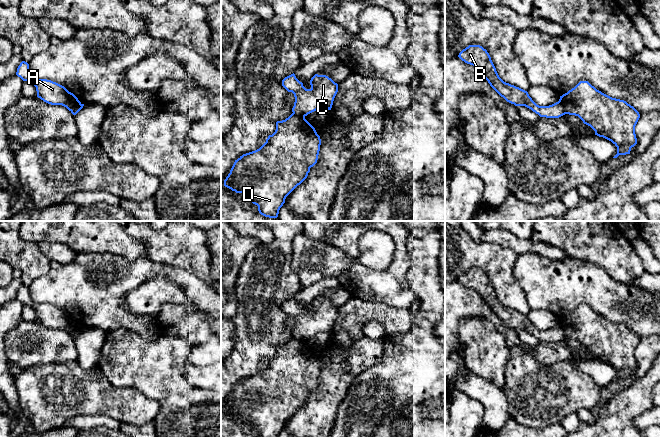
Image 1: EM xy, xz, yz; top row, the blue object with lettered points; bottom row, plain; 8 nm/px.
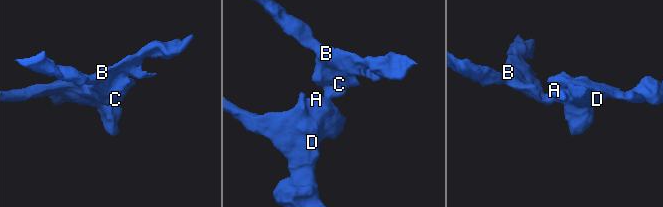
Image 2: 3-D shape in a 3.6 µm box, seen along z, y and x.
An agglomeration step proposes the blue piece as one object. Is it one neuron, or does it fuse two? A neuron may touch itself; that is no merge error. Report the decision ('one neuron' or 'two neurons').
two neurons

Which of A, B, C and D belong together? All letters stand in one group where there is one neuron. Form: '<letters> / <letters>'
A D / B C

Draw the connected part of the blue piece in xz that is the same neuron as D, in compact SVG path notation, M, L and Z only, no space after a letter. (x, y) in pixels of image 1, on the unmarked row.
M292 337L285 344L276 346L275 356L268 360L259 373L243 378L235 384L230 397L224 404L224 410L236 417L242 417L258 430L259 437L279 437L286 421L307 402L310 392L317 387L320 369L321 363L315 352L305 341Z

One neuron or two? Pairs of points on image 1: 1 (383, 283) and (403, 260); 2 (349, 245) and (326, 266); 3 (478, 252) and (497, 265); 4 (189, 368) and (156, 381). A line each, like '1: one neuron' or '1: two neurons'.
1: one neuron
2: two neurons
3: one neuron
4: two neurons

